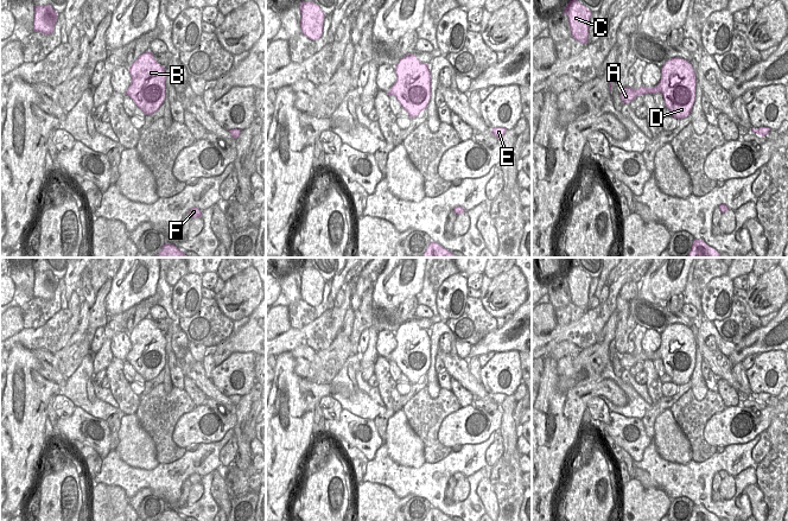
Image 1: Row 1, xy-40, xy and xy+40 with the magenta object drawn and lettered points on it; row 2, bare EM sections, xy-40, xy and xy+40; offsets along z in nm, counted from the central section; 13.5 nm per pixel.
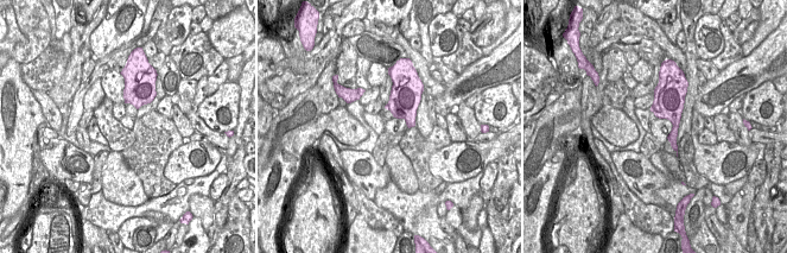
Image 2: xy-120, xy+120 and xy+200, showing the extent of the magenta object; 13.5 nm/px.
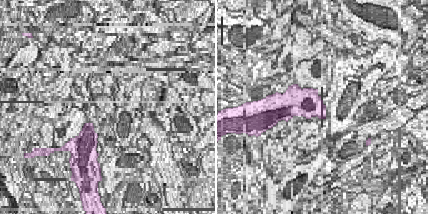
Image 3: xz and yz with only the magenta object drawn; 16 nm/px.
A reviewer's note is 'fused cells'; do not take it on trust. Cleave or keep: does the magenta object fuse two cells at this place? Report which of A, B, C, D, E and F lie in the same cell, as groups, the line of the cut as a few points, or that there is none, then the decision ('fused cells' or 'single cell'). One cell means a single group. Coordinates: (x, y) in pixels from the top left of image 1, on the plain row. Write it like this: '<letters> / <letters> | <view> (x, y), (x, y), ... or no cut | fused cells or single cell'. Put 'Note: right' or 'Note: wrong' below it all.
A B C D E F | no cut | single cell
Note: wrong

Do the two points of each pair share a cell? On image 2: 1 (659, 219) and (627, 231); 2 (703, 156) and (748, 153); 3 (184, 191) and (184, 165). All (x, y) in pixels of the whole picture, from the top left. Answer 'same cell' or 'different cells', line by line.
1: different cells
2: same cell
3: different cells

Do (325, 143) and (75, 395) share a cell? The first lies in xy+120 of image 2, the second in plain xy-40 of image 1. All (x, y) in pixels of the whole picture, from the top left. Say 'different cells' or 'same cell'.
different cells

